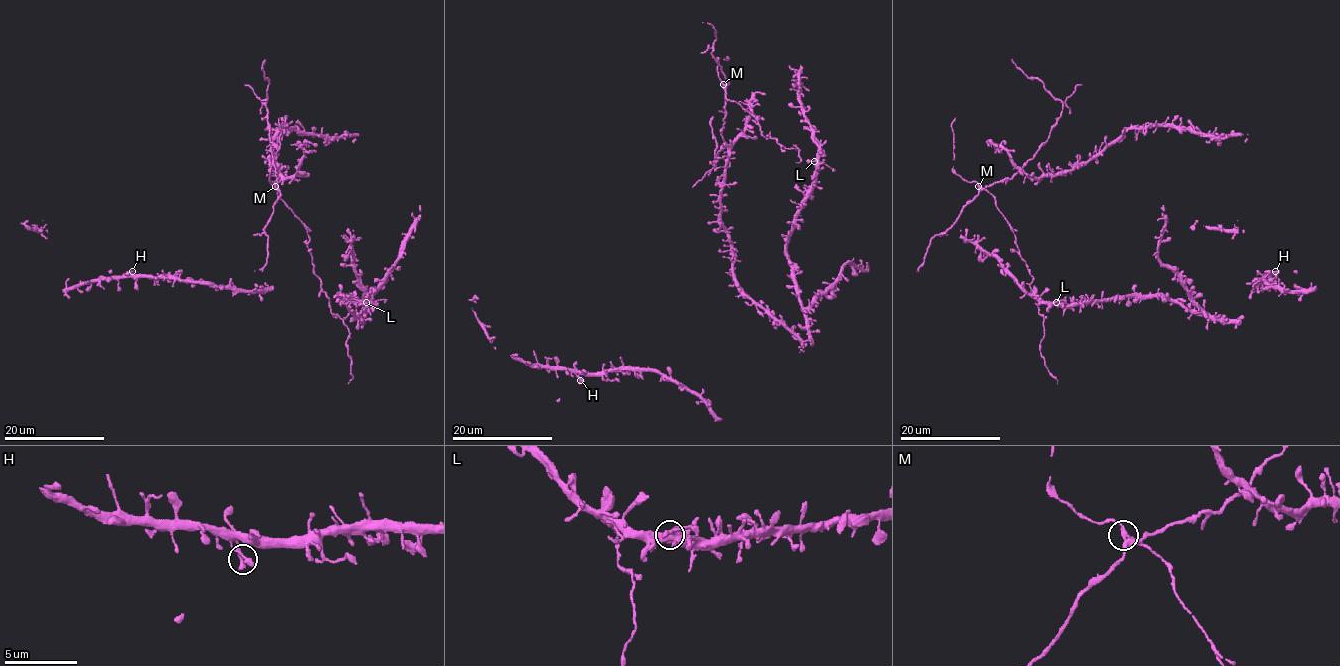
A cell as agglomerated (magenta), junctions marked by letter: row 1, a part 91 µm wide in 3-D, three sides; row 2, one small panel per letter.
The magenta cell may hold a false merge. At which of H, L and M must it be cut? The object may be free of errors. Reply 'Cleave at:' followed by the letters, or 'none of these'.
Cleave at: M

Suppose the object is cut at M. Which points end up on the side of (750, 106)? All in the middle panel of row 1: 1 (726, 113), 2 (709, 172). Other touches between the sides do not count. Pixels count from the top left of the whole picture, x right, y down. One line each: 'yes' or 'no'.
1: no
2: no

